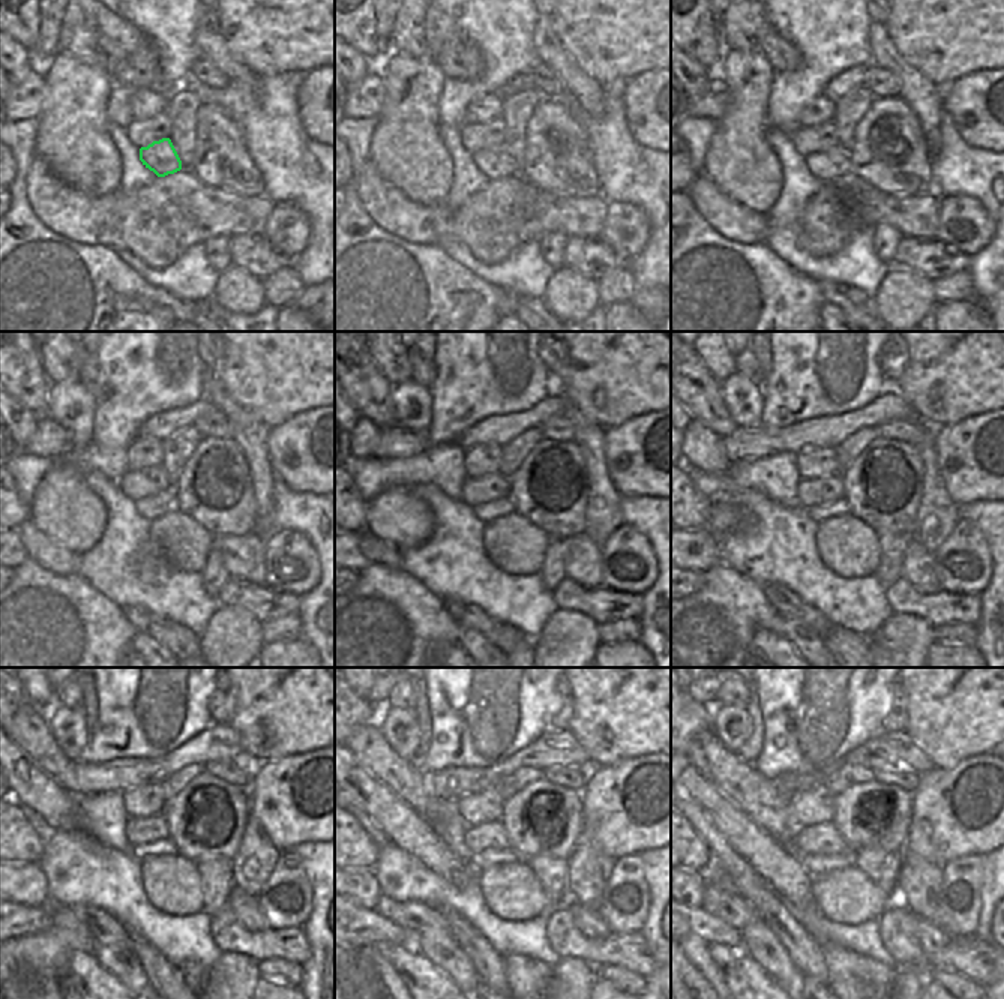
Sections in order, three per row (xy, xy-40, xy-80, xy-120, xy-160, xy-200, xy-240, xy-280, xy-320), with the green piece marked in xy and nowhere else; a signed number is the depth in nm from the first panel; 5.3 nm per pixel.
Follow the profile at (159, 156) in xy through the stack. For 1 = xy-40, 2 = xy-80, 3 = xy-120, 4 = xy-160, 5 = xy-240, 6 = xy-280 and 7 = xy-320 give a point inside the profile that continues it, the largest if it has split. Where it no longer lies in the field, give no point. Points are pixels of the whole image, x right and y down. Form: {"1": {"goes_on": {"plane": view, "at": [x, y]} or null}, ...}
{"1": {"goes_on": {"plane": "xy-40", "at": [494, 162]}}, "2": {"goes_on": {"plane": "xy-80", "at": [836, 161]}}, "3": {"goes_on": {"plane": "xy-120", "at": [153, 506]}}, "4": {"goes_on": {"plane": "xy-160", "at": [486, 512]}}, "5": {"goes_on": {"plane": "xy-240", "at": [165, 846]}}, "6": {"goes_on": {"plane": "xy-280", "at": [477, 863]}}, "7": {"goes_on": {"plane": "xy-320", "at": [815, 866]}}}

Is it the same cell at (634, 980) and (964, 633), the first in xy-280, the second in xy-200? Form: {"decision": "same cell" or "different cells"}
{"decision": "same cell"}

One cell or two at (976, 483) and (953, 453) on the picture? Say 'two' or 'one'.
one

